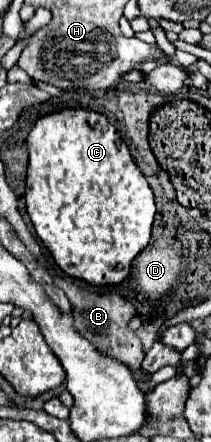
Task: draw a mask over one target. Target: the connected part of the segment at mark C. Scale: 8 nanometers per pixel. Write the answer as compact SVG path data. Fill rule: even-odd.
M64 109L52 115L46 115L42 119L38 119L28 135L28 153L30 153L30 163L28 163L28 179L26 179L26 211L30 215L30 221L34 225L36 235L42 239L42 243L48 247L54 263L68 275L74 279L82 279L88 285L94 287L102 287L102 285L118 285L124 279L130 277L130 269L132 269L132 261L136 259L136 255L150 243L150 229L152 229L152 221L154 221L154 195L152 189L148 185L148 181L144 179L142 171L138 169L138 165L134 163L126 143L120 139L120 133L116 131L114 125L108 123L106 117L94 113L94 111L84 111L84 109Z

